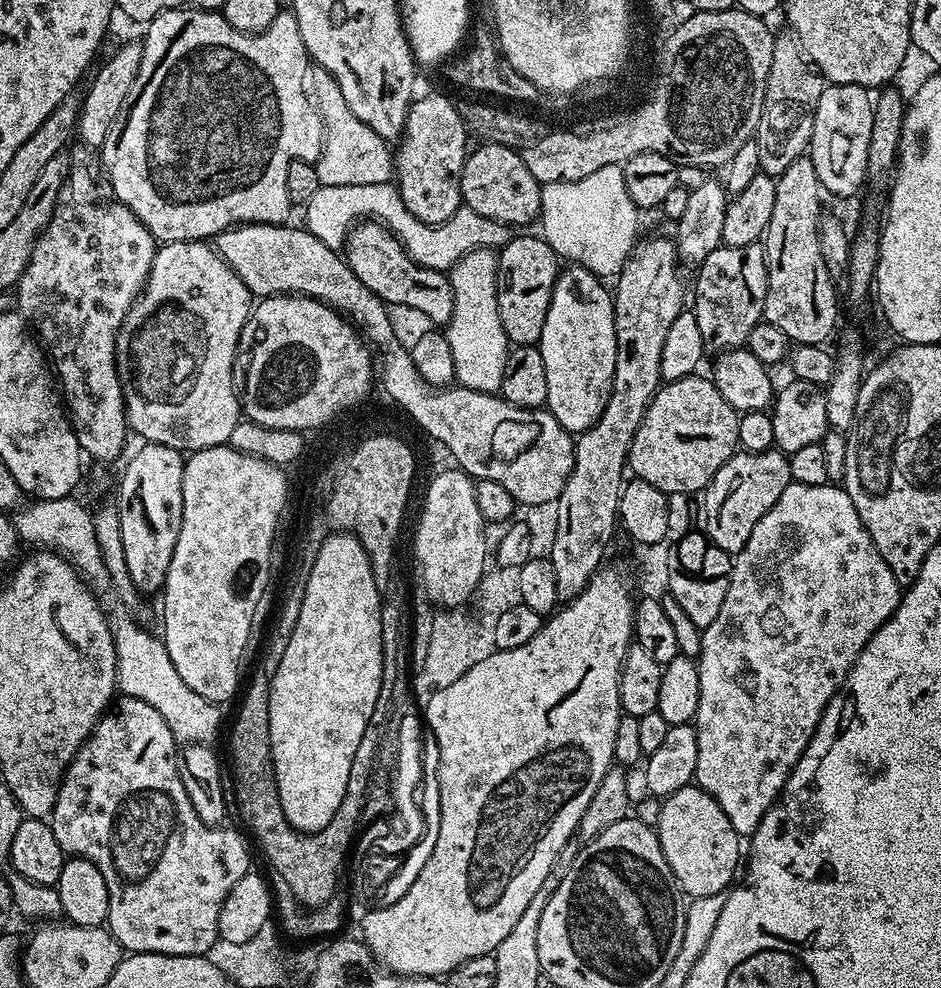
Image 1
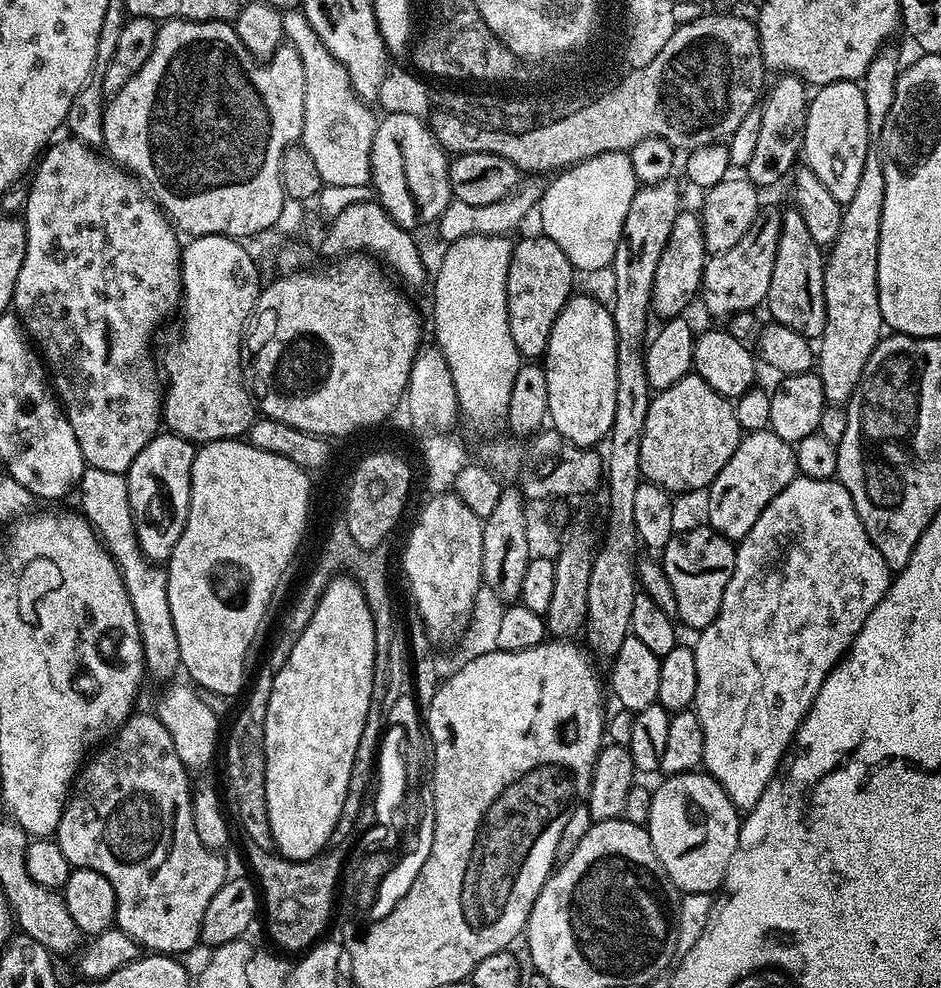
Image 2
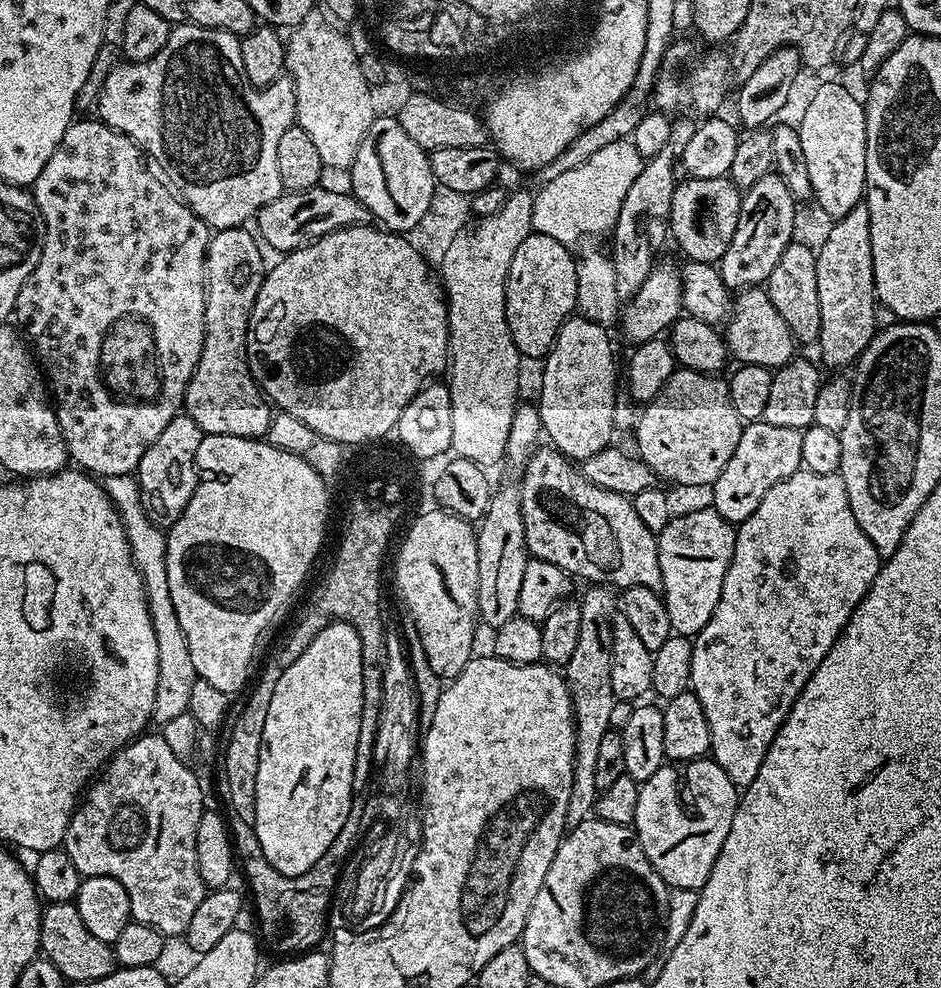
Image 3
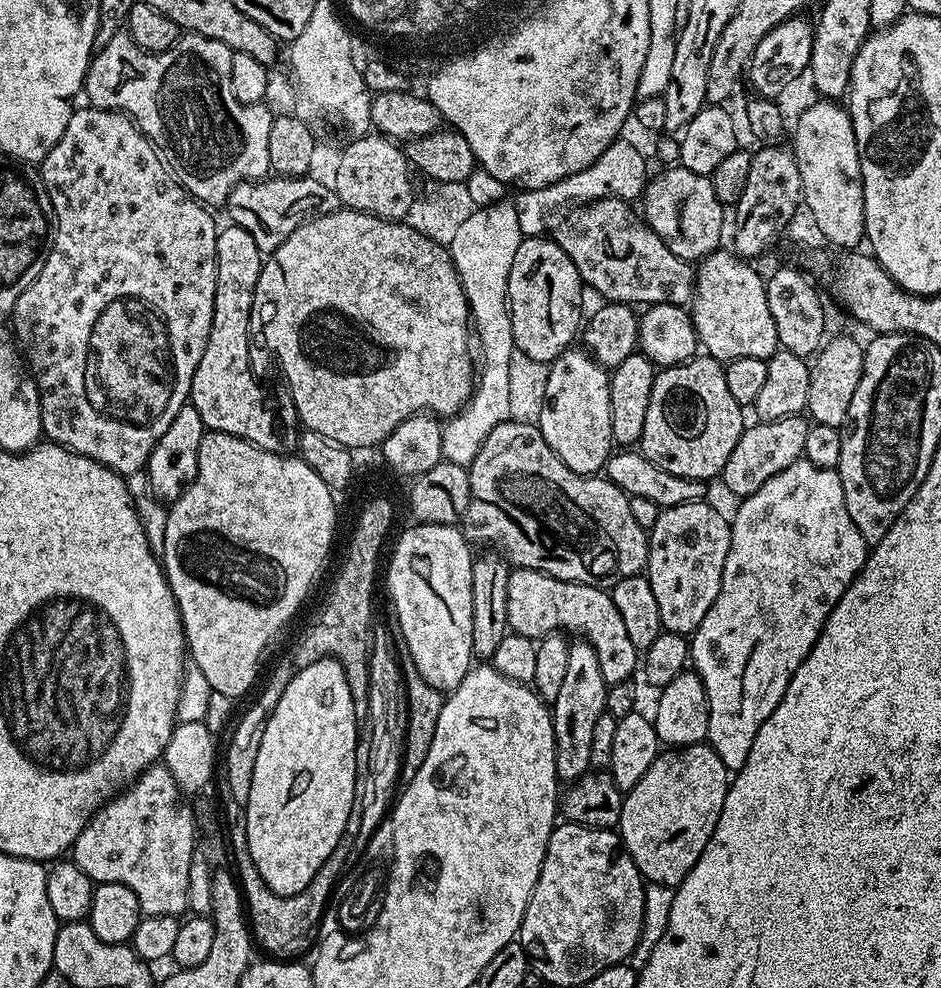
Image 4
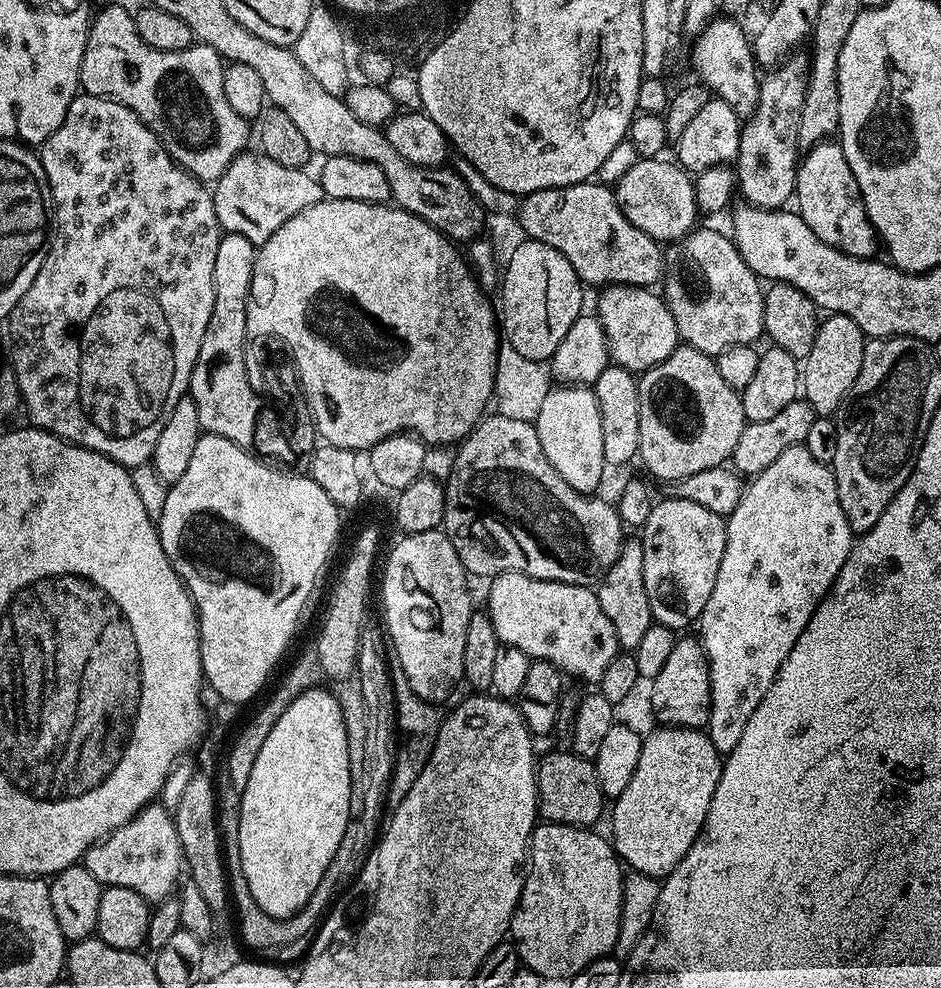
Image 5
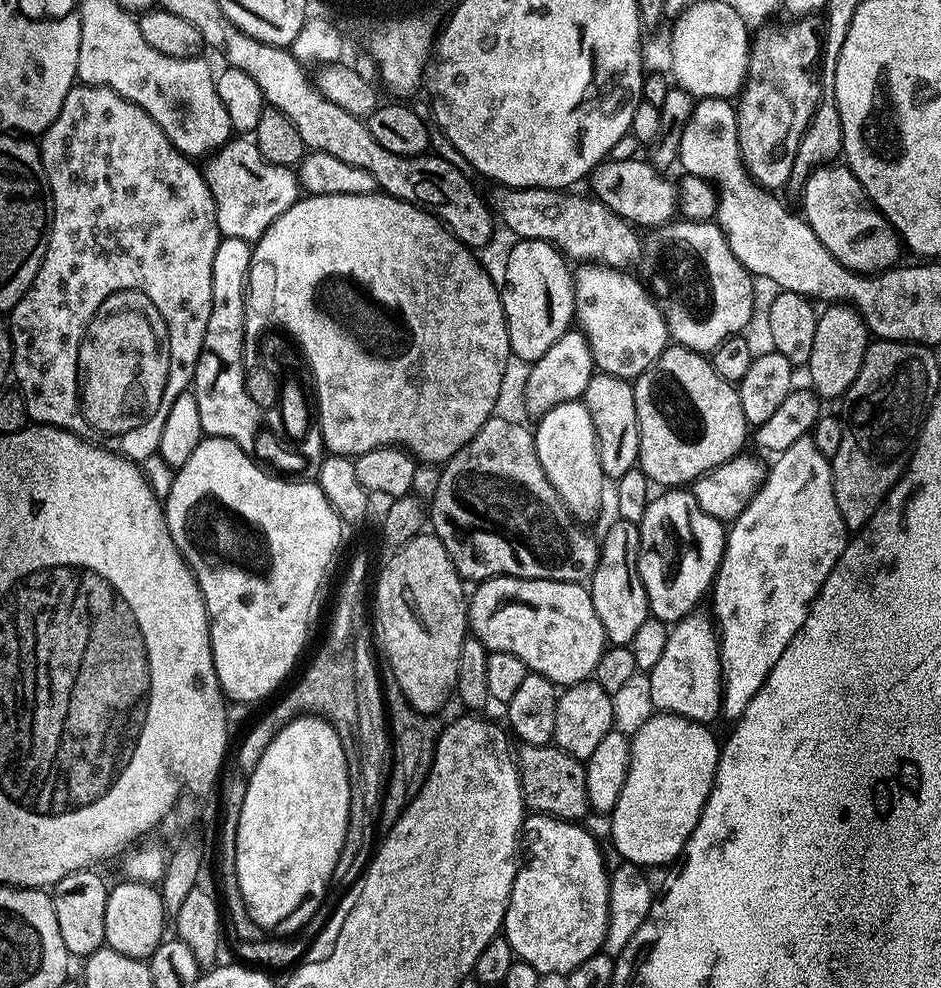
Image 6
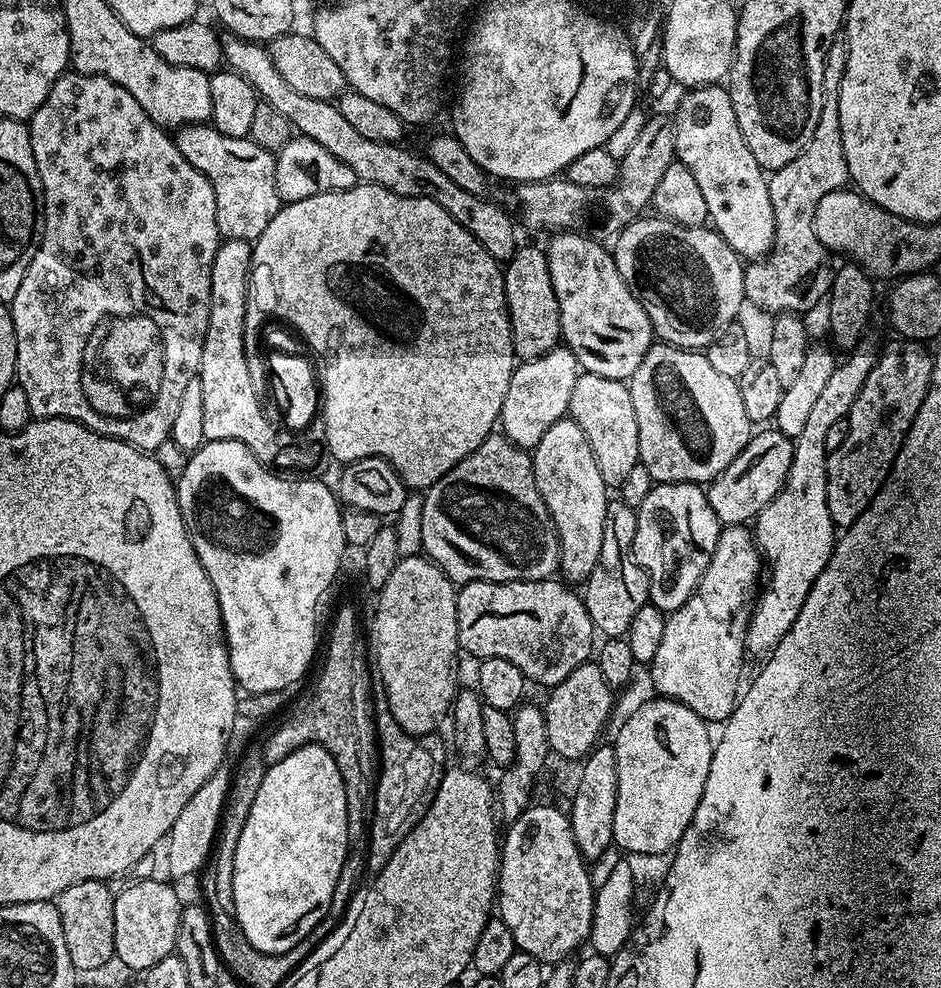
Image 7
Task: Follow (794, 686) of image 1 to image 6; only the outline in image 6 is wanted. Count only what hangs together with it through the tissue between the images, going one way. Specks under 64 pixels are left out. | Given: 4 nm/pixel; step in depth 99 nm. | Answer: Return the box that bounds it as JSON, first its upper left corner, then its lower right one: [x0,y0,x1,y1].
[714,435,850,710]

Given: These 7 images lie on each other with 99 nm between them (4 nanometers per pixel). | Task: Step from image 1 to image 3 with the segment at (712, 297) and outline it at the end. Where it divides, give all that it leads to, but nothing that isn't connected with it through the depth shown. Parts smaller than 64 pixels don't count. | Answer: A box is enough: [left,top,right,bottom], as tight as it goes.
[718,174,798,290]

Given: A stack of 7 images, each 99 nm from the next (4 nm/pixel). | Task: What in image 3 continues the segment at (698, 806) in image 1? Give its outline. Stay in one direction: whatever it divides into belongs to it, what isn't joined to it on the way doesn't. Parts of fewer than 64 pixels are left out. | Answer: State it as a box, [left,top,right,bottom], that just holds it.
[632,758,737,889]

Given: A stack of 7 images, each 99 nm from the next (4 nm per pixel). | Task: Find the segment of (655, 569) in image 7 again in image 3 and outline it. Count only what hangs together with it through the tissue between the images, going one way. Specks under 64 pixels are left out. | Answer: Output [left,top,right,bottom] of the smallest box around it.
[658,506,736,638]

